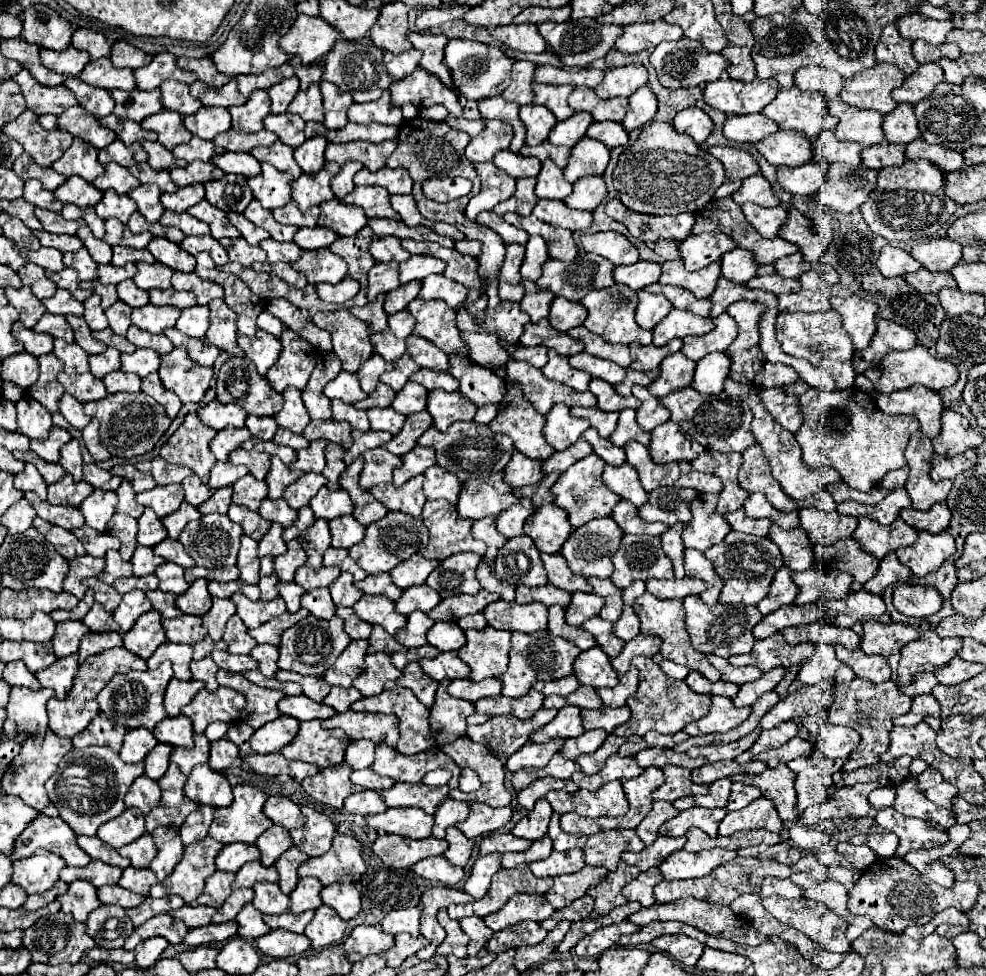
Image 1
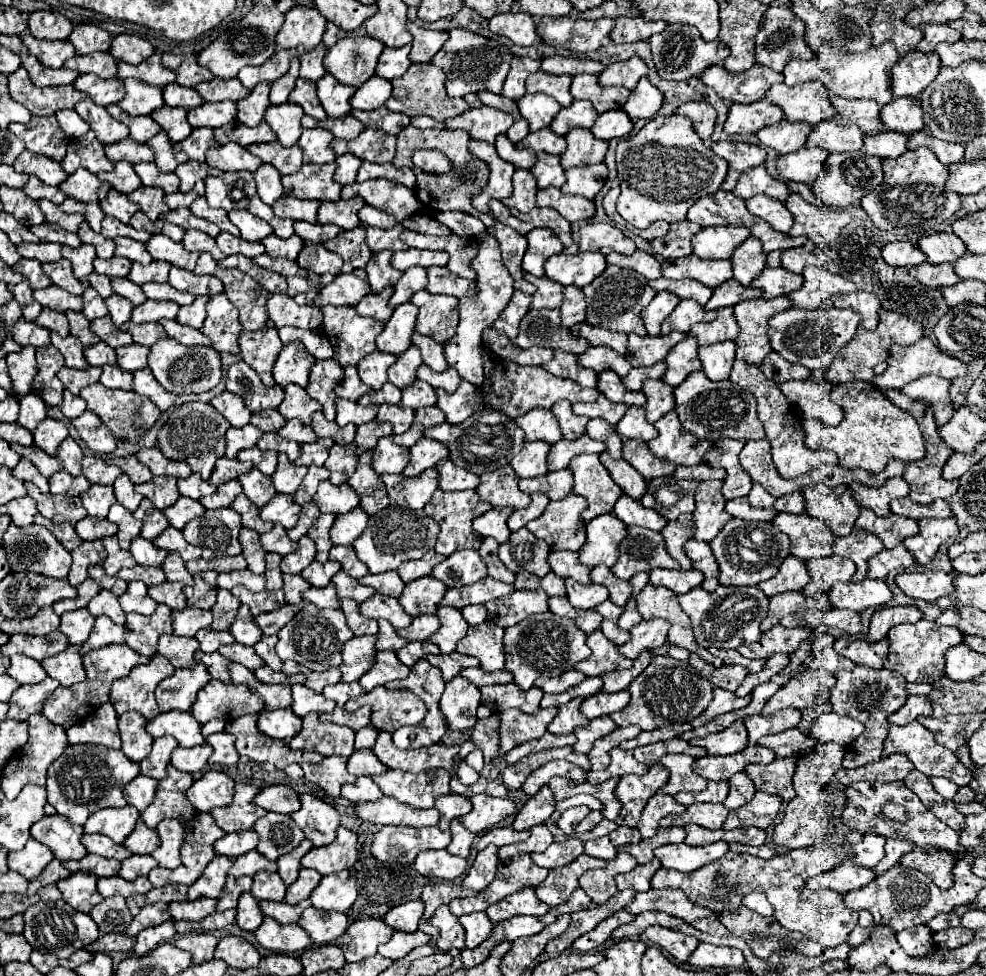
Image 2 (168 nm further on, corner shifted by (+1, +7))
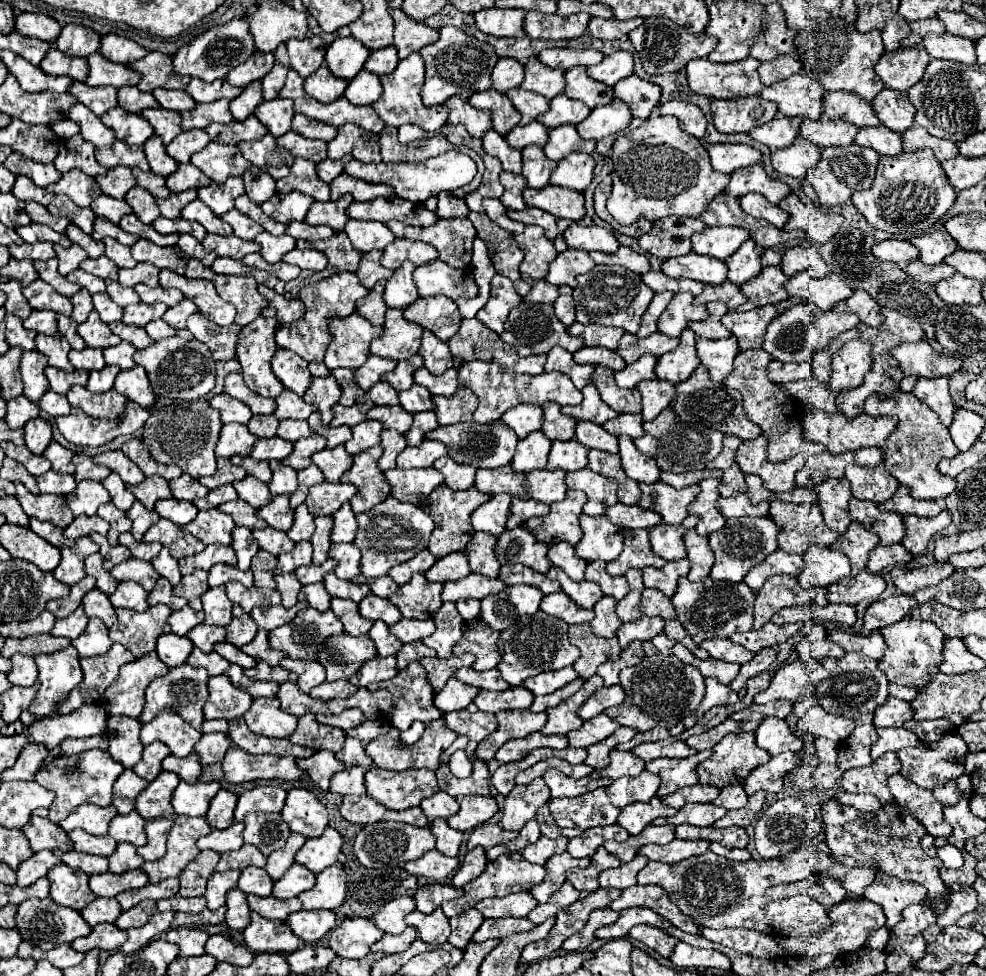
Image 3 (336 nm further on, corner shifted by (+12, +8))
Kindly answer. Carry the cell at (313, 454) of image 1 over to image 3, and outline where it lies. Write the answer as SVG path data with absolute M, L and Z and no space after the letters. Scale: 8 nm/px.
M310 436L310 438L300 438L294 442L294 452L284 458L284 462L288 466L292 466L294 470L302 470L302 468L308 468L312 464L312 454L318 452L318 450L324 450L326 448L326 440L324 436Z

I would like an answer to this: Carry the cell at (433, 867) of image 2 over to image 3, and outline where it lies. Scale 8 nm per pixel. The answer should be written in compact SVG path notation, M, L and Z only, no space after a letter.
M430 850L422 858L408 862L404 868L412 876L426 876L426 878L434 878L434 880L444 880L446 876L450 876L458 868L458 858L448 858L448 856L440 854L438 850Z

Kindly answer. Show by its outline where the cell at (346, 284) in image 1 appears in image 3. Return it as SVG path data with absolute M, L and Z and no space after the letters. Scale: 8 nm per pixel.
M338 272L330 278L324 278L320 282L308 284L298 292L298 298L304 302L306 312L299 320L289 324L280 324L276 332L276 344L284 350L292 350L298 356L302 356L308 362L322 362L328 344L332 342L332 336L328 332L328 324L332 318L344 318L354 314L356 300L364 298L368 290L360 284L358 276L354 272Z

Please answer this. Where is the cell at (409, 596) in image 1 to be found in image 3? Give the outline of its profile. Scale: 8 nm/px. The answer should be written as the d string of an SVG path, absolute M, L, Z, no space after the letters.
M424 574L412 576L412 580L398 588L388 600L402 612L404 618L434 618L438 608L442 606L440 600L442 584L432 584L424 578Z

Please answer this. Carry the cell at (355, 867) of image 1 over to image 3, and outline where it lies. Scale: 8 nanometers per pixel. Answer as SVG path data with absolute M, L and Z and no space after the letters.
M328 826L322 836L306 840L306 844L296 854L296 862L318 874L324 868L336 864L336 856L342 850L342 842L342 836Z

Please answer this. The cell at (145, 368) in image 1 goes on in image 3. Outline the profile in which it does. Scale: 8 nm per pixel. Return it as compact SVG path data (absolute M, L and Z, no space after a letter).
M122 340L122 344L104 350L104 358L106 358L106 364L116 364L116 366L120 366L122 370L126 370L126 368L136 366L136 362L134 362L134 358L132 358L134 352L136 352L136 348L134 348L132 344L128 344L128 342Z

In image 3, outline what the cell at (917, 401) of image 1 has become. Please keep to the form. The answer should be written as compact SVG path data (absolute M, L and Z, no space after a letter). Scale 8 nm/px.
M920 378L916 382L914 396L920 402L926 402L926 406L938 414L944 426L952 424L956 406L948 392L948 378Z

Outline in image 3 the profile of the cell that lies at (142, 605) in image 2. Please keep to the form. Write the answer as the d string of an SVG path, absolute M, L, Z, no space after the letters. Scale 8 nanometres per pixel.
M120 582L116 592L110 596L114 608L132 608L136 612L148 610L148 592L136 582Z

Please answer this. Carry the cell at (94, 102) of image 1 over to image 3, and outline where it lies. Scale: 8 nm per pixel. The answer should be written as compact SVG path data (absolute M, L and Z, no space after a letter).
M74 82L70 86L70 94L82 102L84 106L88 106L96 116L106 114L110 108L118 106L116 100L116 88L112 86L102 86L102 88L88 88L88 84L84 82Z

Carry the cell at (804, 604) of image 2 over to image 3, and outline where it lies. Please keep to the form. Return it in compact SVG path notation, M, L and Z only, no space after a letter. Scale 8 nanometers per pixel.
M772 576L756 594L754 602L754 628L762 628L774 612L794 604L816 602L820 606L828 604L826 588L800 588L798 578L792 576Z

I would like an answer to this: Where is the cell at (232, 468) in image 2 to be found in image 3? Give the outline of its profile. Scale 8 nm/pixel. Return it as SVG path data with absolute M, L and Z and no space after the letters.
M218 458L218 468L212 476L204 476L200 478L200 484L204 484L206 488L218 488L236 480L244 480L246 472L240 466L234 466L228 458Z

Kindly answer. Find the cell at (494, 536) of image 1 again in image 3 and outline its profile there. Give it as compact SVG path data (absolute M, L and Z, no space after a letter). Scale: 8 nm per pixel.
M496 494L486 504L476 508L472 512L472 526L478 532L490 532L490 534L502 534L506 530L506 520L510 516L510 494Z

